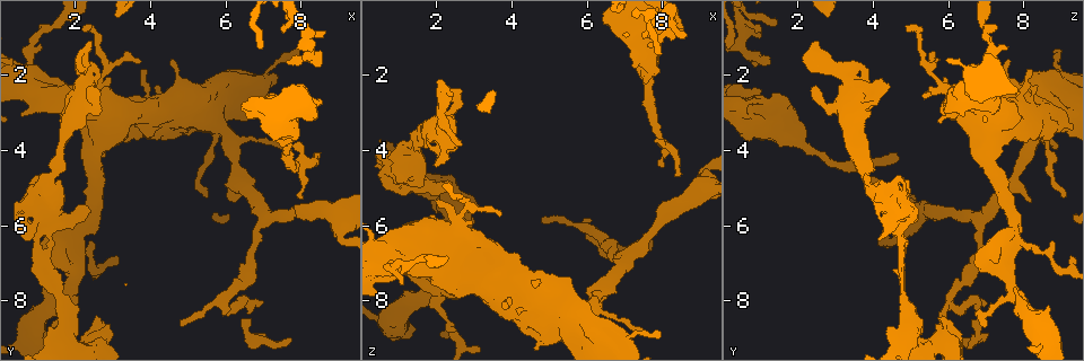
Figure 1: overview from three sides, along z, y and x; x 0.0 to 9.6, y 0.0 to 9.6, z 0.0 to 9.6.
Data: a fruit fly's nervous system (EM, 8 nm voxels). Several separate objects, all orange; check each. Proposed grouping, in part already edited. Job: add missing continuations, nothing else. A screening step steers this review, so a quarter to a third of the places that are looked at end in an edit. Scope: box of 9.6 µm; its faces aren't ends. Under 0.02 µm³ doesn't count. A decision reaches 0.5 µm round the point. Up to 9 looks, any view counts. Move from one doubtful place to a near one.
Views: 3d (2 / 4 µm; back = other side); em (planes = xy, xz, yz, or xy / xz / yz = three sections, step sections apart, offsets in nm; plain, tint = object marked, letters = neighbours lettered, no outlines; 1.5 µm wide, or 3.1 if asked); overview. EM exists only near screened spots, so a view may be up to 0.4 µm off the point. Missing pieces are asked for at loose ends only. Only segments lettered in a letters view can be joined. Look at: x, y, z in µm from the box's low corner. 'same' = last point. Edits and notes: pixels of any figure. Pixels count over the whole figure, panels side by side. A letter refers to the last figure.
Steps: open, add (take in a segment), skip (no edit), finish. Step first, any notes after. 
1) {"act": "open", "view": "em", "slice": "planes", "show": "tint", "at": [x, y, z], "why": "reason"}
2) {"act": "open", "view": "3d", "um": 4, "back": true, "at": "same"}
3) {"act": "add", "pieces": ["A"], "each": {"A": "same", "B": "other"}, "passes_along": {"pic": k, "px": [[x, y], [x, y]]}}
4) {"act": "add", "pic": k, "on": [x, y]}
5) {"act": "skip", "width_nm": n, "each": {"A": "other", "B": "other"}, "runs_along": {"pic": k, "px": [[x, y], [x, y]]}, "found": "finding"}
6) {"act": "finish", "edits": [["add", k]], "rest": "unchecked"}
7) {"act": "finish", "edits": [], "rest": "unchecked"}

{"act": "open", "view": "em", "slice": "xy", "step": 4, "show": "letters", "at": [3.70, 1.85, 8.15], "why": "thin end"}

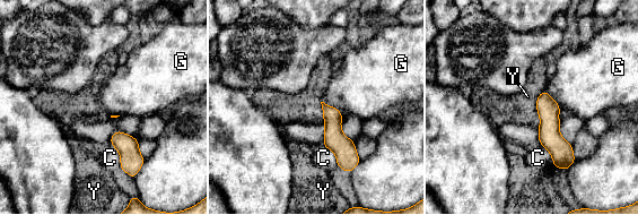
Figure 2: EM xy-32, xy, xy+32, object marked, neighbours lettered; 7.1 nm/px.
{"act": "open", "view": "em", "slice": "planes", "show": "letters", "at": "same"}

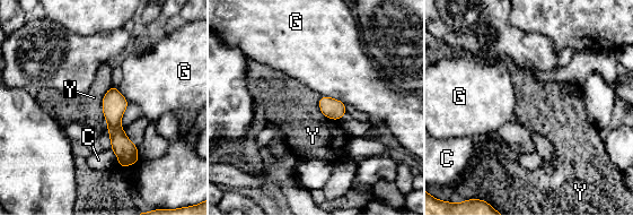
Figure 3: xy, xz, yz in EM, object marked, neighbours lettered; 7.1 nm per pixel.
{"act": "skip", "longest_contact_nm": ["Y", 220], "each": {"C": "other", "G": "other", "Y": "other"}, "runs_along": {"pic": 3, "px": [[113, 89], [113, 126], [120, 153]]}, "found": "no lettered segment goes on from it"}

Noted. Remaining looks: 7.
{"act": "open", "view": "3d", "um": 4, "at": [2.00, 2.50, 5.35], "why": "an open end"}

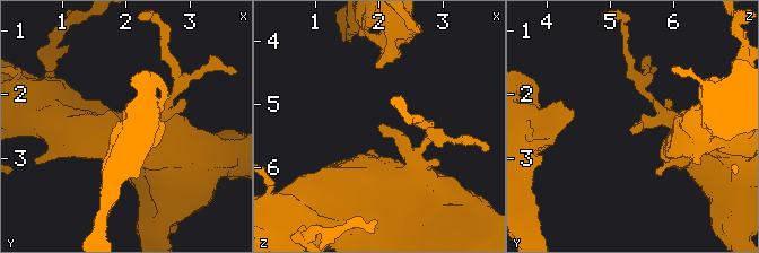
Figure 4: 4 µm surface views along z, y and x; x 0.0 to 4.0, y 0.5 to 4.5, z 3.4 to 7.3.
{"act": "open", "view": "em", "slice": "planes", "show": "letters", "at": [1.95, 2.55, 5.35], "why": "shape alone is not enough"}

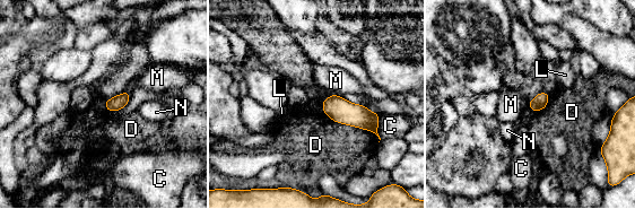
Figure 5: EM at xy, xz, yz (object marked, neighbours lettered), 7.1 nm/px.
{"act": "skip", "each": {"C": "other", "D": "other", "L": "other", "M": "other", "N": "other"}, "border": {"pic": 5, "px": [[323, 113], [380, 139]]}, "found": "no lettered segment goes on from it"}

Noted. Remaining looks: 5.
{"act": "open", "view": "3d", "um": 4, "at": [8.40, 4.10, 4.65], "why": "an open end"}

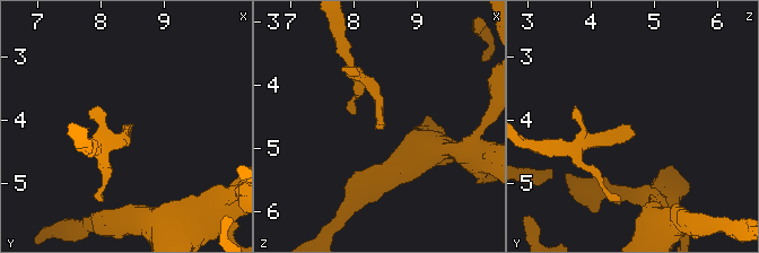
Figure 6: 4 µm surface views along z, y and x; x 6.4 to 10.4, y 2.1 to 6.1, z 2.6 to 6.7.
{"act": "open", "view": "em", "slice": "planes", "show": "letters", "at": [8.30, 4.15, 4.65], "why": "need the tissue"}

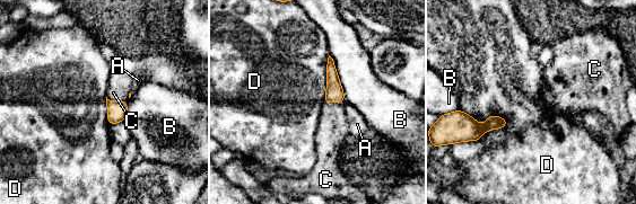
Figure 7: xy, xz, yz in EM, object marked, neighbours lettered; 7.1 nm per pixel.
{"act": "add", "pieces": ["C"], "width_nm": 130, "each": {"A": "other", "B": "other", "C": "same", "D": "other"}, "passes_along": {"pic": 7, "px": [[116, 109], [116, 100], [120, 85]]}, "found": "it goes on there"}

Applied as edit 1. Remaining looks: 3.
{"act": "open", "view": "overview"}

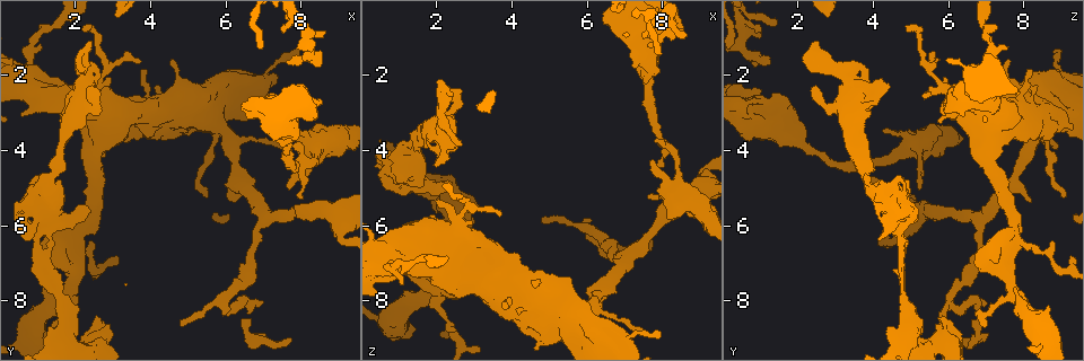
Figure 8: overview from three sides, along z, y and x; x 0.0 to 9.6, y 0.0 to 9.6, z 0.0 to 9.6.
{"act": "open", "view": "3d", "um": 2, "at": [0.85, 7.05, 4.70]}

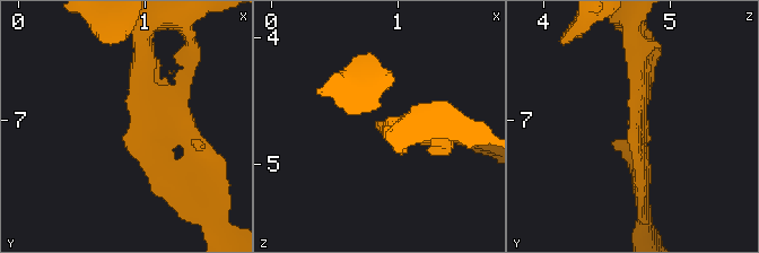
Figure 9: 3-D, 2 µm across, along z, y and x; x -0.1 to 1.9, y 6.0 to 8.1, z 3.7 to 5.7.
{"act": "open", "view": "em", "slice": "planes", "show": "letters", "at": [0.90, 7.06, 4.66], "why": "need the tissue"}

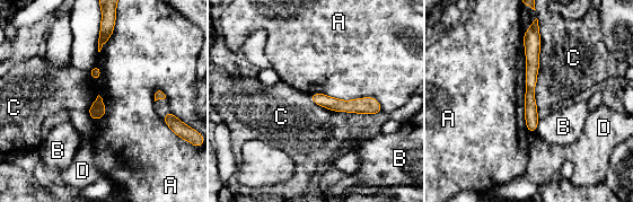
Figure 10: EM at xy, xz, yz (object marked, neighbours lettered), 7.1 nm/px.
{"act": "skip", "longest_contact_nm": ["A", 650], "each": {"A": "other", "B": "other", "C": "other", "D": "other"}, "border": {"pic": 10, "px": [[522, 37], [525, 124], [528, 131]]}, "found": "no lettered segment goes on from it"}

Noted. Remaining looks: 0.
{"act": "finish", "edits": [["add", 7]], "rest": "unchecked"}

